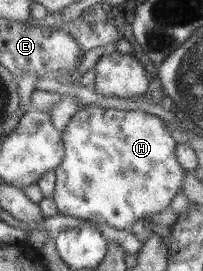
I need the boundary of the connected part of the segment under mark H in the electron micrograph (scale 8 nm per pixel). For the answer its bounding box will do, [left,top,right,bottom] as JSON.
[51,104,184,230]

